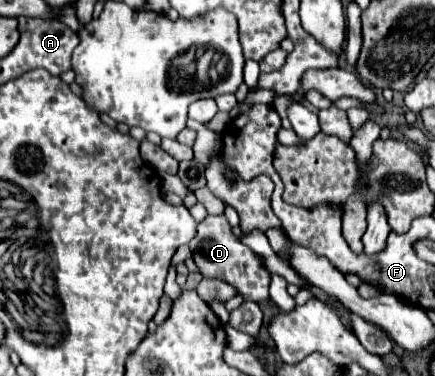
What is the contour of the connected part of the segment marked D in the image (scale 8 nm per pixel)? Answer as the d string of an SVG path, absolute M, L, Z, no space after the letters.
M208 215L202 223L198 223L198 233L196 237L188 243L192 249L192 257L200 269L200 273L204 277L220 277L224 281L228 281L230 285L234 285L238 289L238 293L244 295L244 301L268 301L268 285L270 285L270 275L268 271L258 265L256 255L238 241L238 237L230 231L230 223L226 221L224 215L212 217Z

